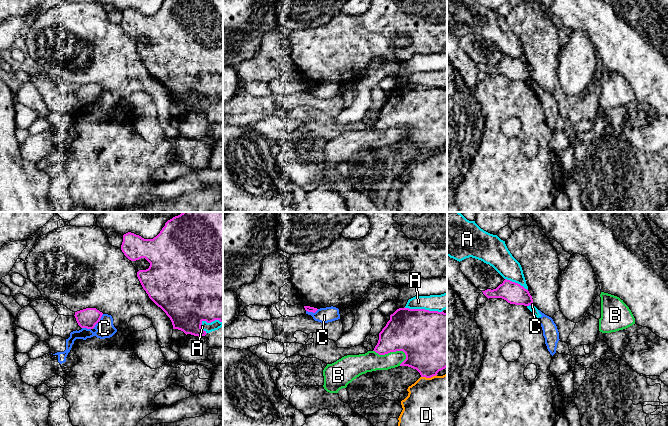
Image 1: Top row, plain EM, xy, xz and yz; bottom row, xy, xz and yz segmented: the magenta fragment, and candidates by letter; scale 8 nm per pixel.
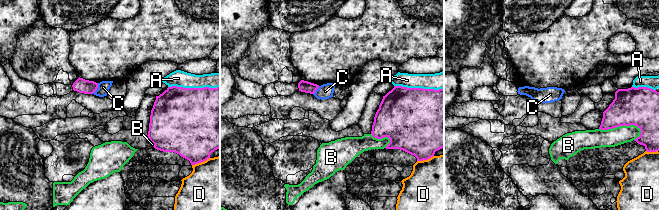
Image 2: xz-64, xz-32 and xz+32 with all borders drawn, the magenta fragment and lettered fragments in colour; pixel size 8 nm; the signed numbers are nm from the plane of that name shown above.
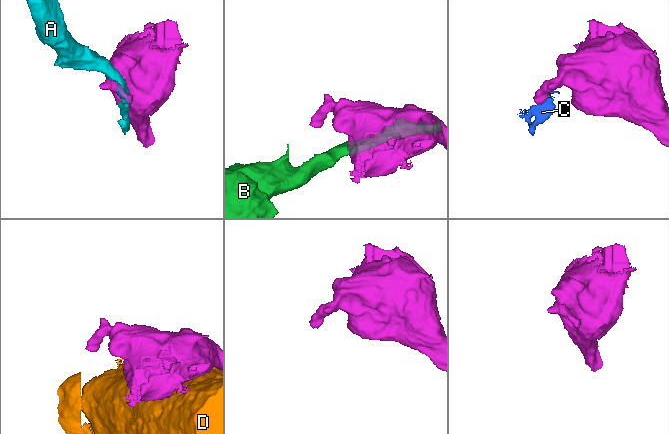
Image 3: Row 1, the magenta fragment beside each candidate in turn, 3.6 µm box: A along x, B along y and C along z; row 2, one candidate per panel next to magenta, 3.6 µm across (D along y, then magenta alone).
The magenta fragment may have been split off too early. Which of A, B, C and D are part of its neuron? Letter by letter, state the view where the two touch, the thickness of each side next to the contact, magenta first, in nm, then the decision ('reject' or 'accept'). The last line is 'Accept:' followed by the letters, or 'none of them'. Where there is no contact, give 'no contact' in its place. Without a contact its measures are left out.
A: meets magenta in xz; 460 nm thick on the magenta side, 130 nm on the other; reject
B: meets magenta in xz; 360 nm thick on the magenta side, 160 nm on the other; reject
C: meets magenta in xy; 160 nm thick on the magenta side, 150 nm on the other; reject
D: meets magenta in xz; 420 nm thick on the magenta side, 400 nm on the other; reject
Accept: none of them

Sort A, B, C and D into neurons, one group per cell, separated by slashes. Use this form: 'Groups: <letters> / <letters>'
Groups: A C / B / D

